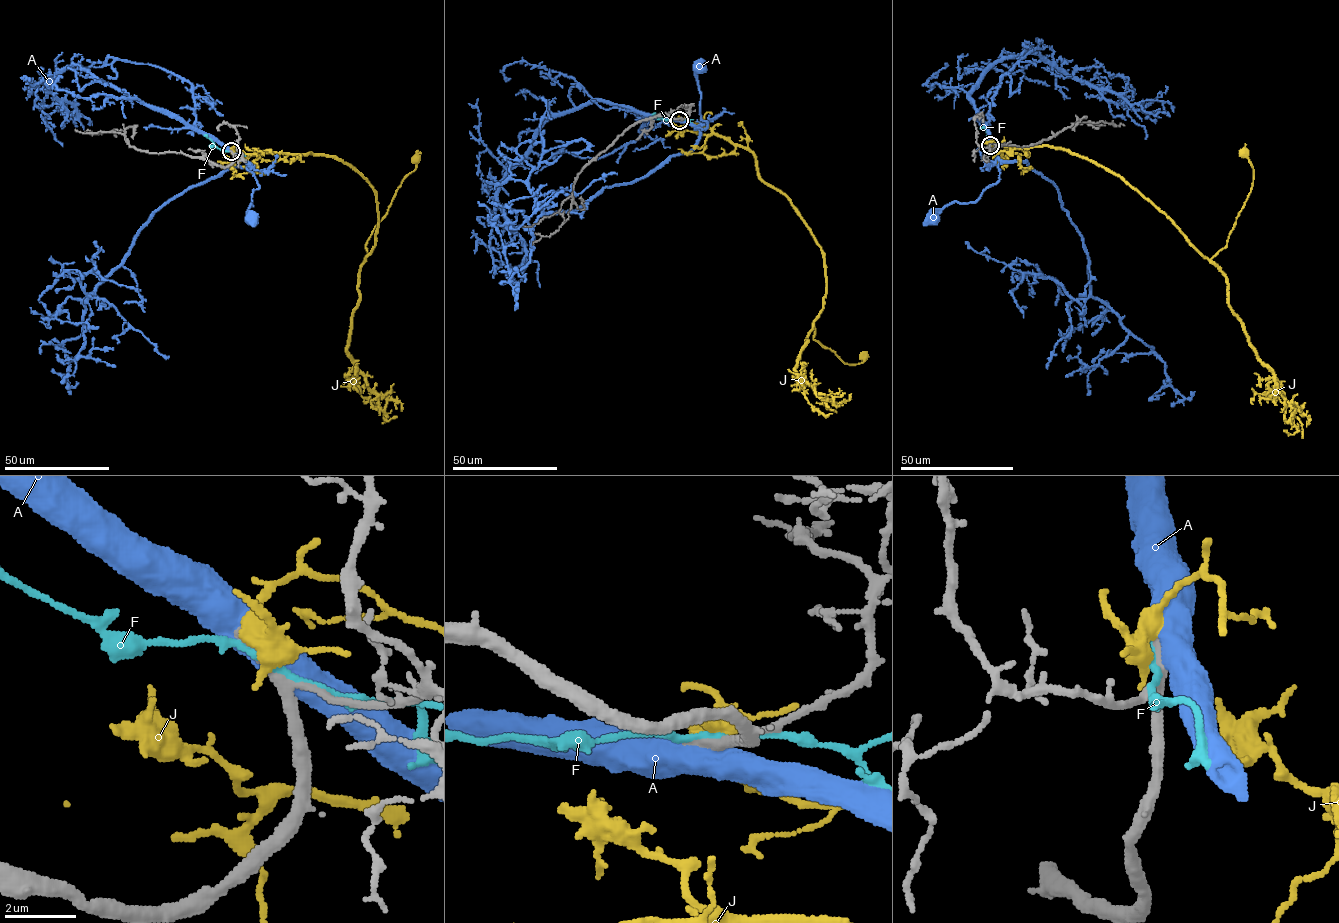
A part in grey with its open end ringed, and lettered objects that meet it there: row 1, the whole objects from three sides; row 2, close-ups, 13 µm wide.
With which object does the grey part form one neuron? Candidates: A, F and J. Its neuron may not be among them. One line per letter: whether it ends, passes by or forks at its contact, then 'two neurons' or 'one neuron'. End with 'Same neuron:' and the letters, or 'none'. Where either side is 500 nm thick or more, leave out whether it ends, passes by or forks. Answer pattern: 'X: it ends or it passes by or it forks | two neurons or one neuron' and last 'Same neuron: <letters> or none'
A: one neuron
F: it passes by | two neurons
J: it passes by | two neurons
Same neuron: A

